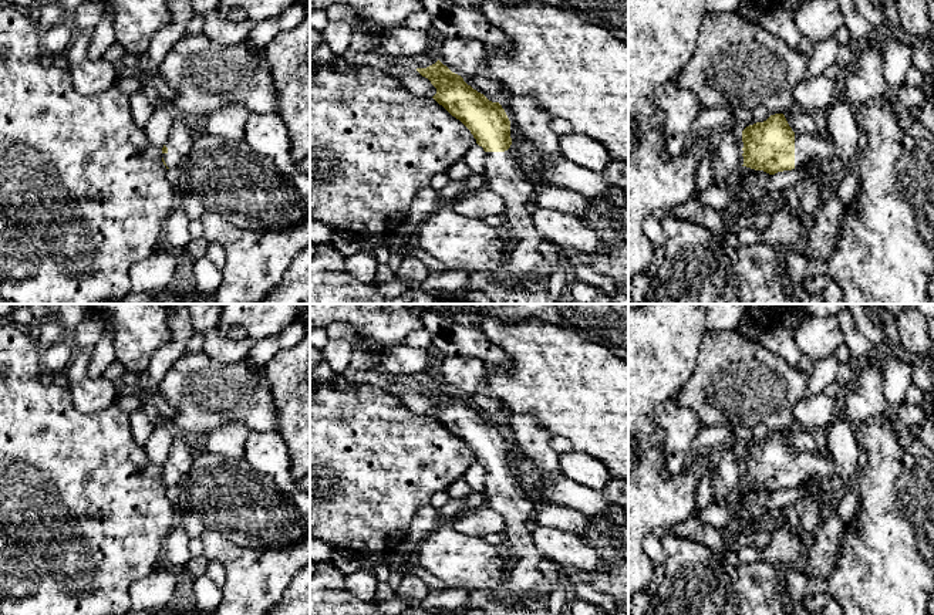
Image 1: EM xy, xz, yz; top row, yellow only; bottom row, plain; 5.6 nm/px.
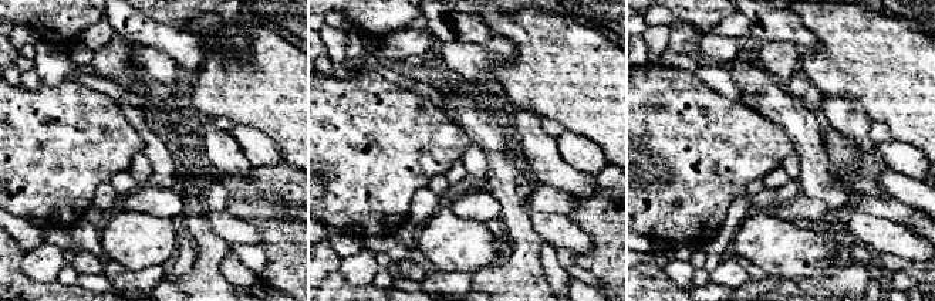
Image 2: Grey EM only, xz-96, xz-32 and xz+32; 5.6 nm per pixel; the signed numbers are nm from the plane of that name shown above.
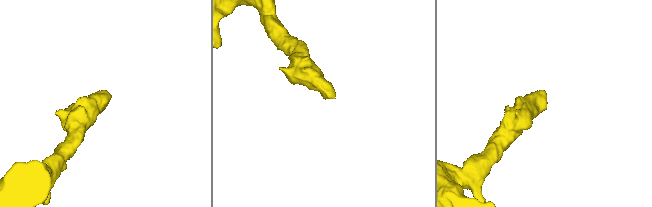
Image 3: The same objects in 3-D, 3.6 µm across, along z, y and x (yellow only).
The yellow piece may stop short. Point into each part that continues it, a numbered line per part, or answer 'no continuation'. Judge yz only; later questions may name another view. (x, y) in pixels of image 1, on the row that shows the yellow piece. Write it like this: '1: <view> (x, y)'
1: yz (816, 147)

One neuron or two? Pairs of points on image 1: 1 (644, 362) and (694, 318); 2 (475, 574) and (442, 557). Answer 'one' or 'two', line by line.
1: one
2: one

